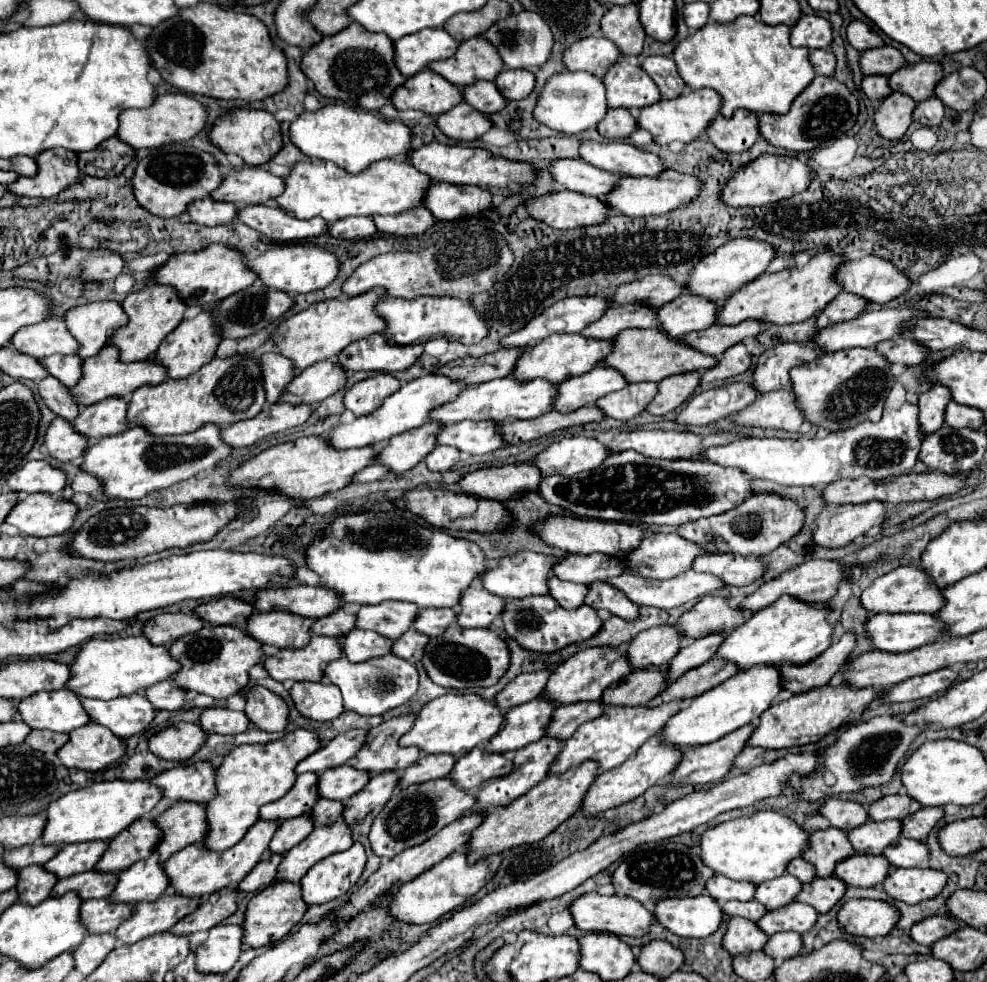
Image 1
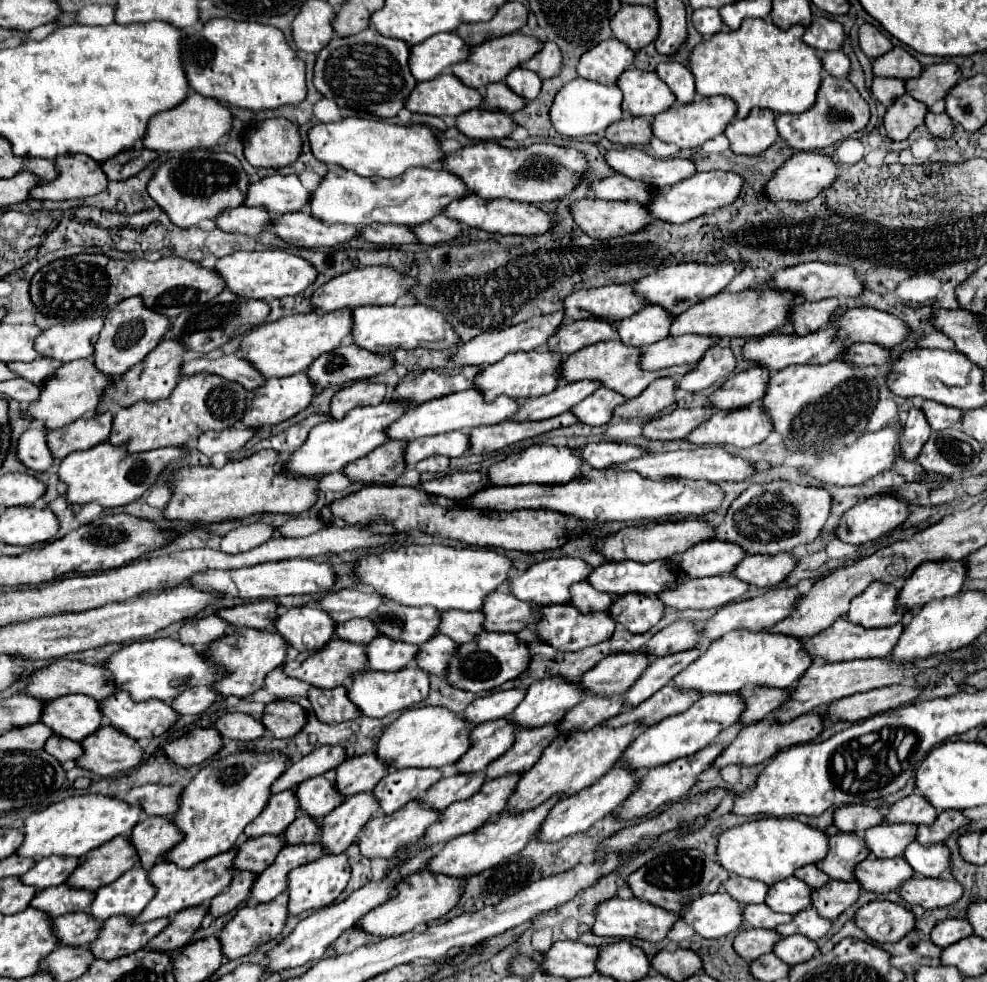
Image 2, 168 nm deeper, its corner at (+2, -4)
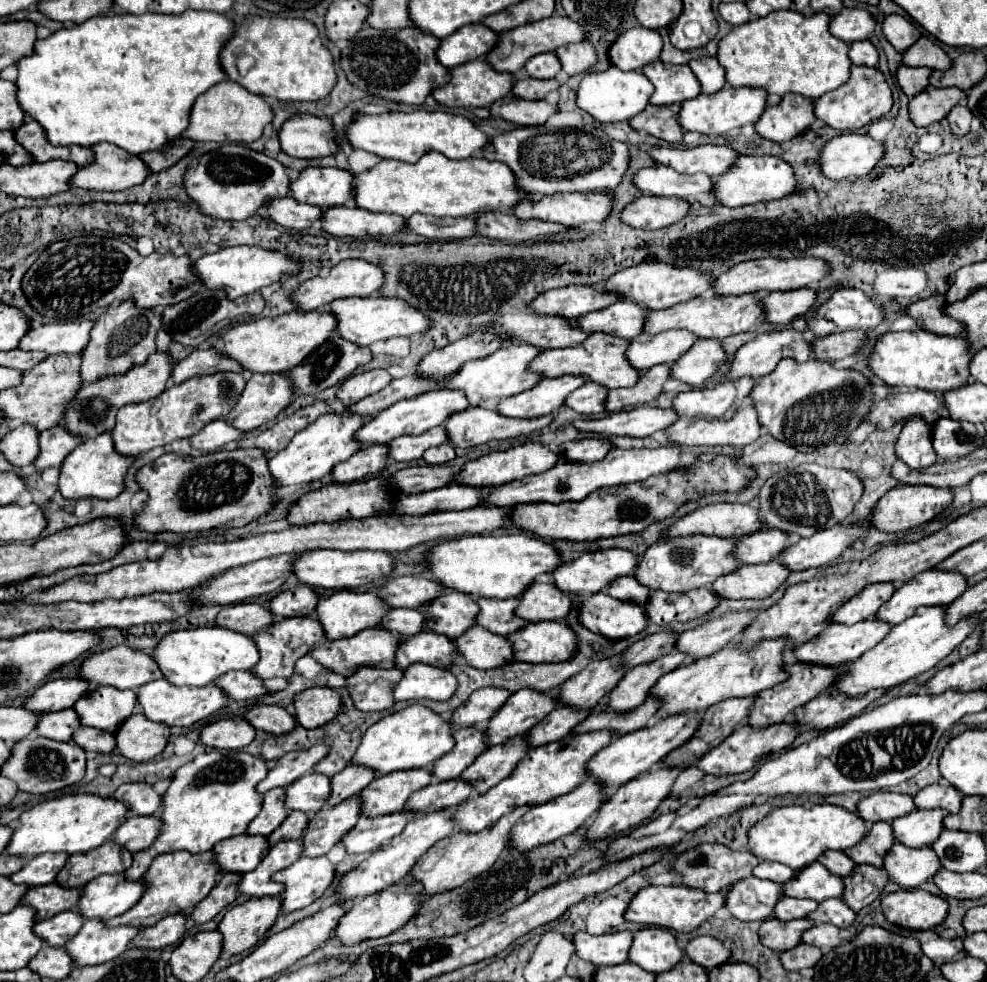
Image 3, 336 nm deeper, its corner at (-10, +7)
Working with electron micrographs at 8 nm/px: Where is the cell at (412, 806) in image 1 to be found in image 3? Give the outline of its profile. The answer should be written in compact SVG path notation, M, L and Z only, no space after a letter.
M399 811L399 813L391 813L391 815L381 815L381 817L361 817L355 825L355 829L351 829L351 833L347 833L347 837L343 837L343 845L347 849L347 853L369 853L369 851L377 851L381 845L389 843L395 835L399 835L405 825L413 819L413 811Z

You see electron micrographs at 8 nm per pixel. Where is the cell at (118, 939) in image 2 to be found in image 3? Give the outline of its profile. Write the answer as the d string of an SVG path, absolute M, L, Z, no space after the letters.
M89 919L65 947L77 965L99 965L123 955L139 931L143 927L109 927L103 919Z

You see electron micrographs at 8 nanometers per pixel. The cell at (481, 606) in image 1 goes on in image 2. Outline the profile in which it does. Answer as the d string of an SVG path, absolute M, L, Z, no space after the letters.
M499 590L487 596L483 612L487 632L521 632L541 618L539 604L517 600L513 594Z

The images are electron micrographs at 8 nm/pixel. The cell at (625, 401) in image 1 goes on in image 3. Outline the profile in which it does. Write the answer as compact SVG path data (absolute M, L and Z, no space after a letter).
M587 381L587 385L575 389L575 393L567 397L565 405L569 405L573 411L581 415L589 415L589 413L605 413L605 401L607 389L603 385Z

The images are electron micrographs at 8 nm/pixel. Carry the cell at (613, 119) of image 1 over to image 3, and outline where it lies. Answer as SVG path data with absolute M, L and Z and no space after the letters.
M647 105L639 115L629 119L629 125L635 131L645 131L667 143L681 143L683 129L677 121L677 115L679 115L679 105L673 105L673 107Z

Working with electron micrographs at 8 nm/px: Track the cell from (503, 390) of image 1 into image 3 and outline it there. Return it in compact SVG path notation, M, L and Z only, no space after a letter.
M435 389L431 393L423 393L423 395L411 397L411 399L403 399L399 403L391 405L389 409L381 411L377 417L373 417L355 437L363 443L391 443L395 437L419 435L419 433L425 433L427 429L443 425L451 415L461 413L469 407L471 405L467 401L467 395L461 389Z

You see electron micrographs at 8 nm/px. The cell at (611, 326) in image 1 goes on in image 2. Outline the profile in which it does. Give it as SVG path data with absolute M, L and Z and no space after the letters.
M587 318L577 322L565 322L559 326L559 332L547 340L545 348L551 352L557 352L561 356L569 356L585 346L603 342L603 340L617 340L617 332L613 324L607 324L605 320Z

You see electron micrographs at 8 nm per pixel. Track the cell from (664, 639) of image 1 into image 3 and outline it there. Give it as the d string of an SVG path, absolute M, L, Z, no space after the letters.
M617 657L595 659L559 687L559 703L583 709L595 707L615 689L623 673L625 669Z

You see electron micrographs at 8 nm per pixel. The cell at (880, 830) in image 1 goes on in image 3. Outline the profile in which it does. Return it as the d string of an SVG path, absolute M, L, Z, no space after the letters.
M929 809L929 811L911 811L909 815L897 817L891 821L893 835L899 843L907 847L927 847L943 829L943 817L947 811Z

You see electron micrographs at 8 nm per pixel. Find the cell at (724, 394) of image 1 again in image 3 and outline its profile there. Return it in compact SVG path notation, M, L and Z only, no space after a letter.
M637 407L631 411L621 411L607 415L597 421L573 421L575 427L583 431L595 431L605 435L629 435L629 437L649 437L659 429L667 429L677 421L675 409L659 409L659 407Z

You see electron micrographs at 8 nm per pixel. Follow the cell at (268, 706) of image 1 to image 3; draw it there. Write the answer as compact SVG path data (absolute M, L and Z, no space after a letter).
M309 687L293 697L293 717L305 729L325 725L339 713L341 697L329 687Z

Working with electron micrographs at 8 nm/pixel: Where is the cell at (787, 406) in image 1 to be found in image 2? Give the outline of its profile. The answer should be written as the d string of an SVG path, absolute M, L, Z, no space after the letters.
M761 404L739 408L735 412L715 412L709 420L699 424L685 440L695 446L737 446L749 448L767 438L773 430L771 420L767 418Z

